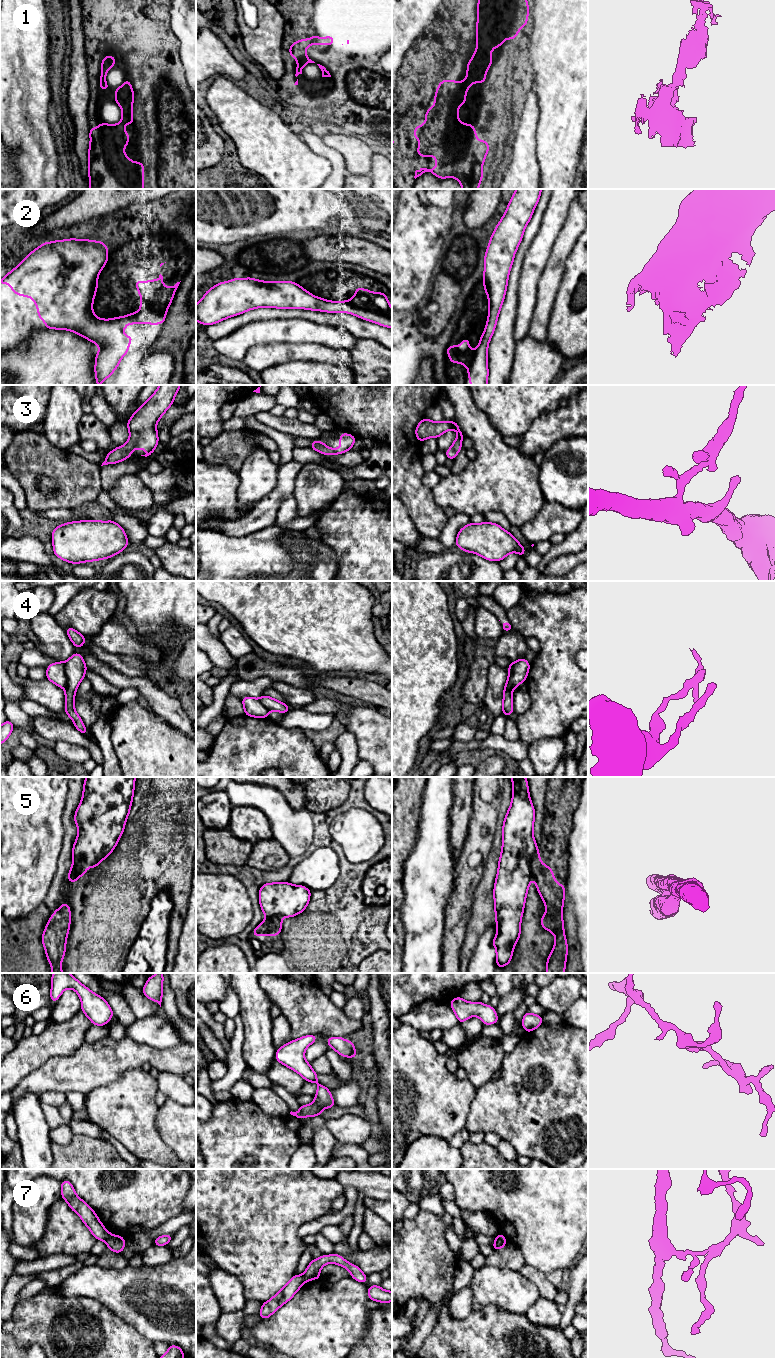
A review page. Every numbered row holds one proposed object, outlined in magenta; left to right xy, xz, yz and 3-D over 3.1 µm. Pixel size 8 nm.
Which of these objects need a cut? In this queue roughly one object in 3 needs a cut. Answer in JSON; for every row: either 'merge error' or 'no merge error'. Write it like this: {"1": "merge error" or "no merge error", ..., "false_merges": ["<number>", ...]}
{"1": "no merge error", "2": "no merge error", "3": "no merge error", "4": "merge error", "5": "merge error", "6": "no merge error", "7": "merge error", "false_merges": ["4", "5", "7"]}

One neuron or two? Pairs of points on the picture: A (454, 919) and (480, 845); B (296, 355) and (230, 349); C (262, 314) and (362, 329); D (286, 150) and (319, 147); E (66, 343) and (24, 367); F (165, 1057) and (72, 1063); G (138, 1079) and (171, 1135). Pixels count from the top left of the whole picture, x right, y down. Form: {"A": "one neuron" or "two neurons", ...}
{"A": "one neuron", "B": "two neurons", "C": "one neuron", "D": "two neurons", "E": "one neuron", "F": "one neuron", "G": "two neurons"}

